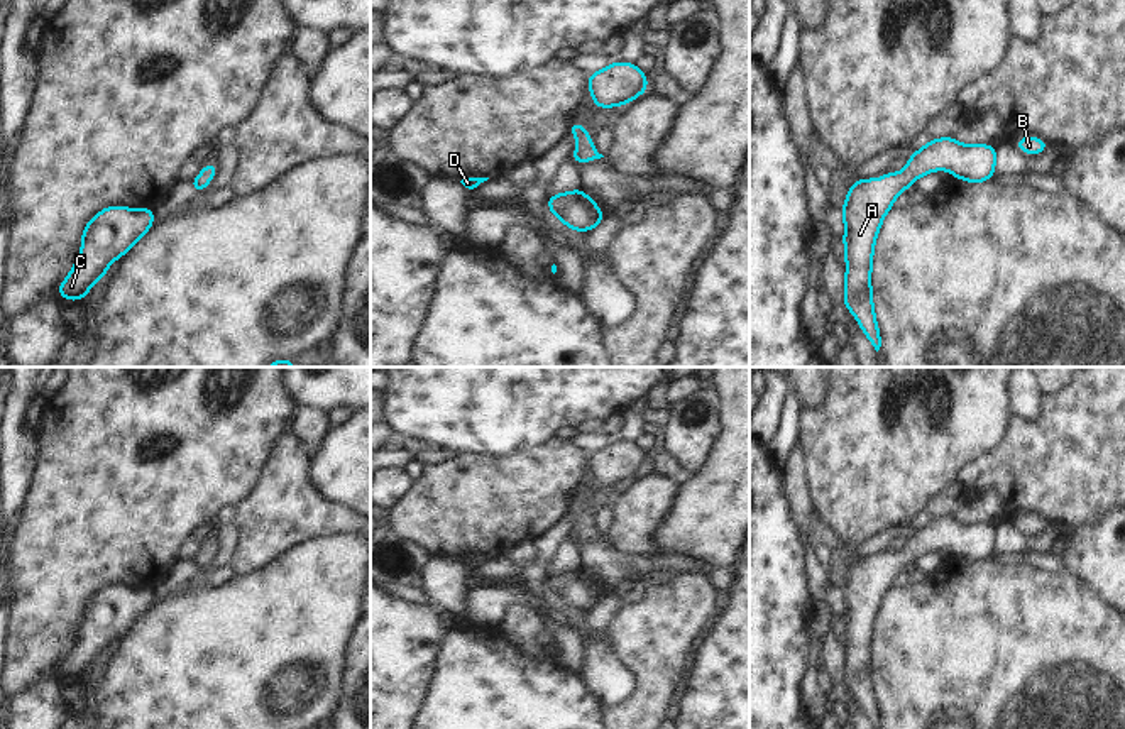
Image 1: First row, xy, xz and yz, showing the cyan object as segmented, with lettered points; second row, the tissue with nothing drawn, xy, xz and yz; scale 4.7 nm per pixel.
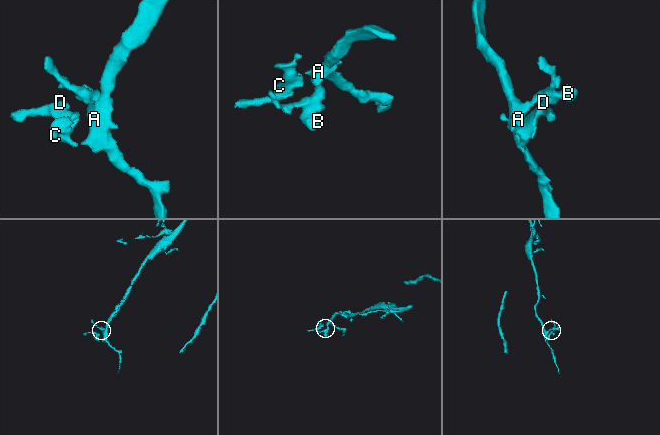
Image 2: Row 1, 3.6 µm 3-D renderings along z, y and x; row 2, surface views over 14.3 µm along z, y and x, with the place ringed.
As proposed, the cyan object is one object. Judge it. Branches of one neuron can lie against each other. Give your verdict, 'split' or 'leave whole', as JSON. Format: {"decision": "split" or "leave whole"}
{"decision": "leave whole"}

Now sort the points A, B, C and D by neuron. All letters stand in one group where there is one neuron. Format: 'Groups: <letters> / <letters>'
Groups: A B C D

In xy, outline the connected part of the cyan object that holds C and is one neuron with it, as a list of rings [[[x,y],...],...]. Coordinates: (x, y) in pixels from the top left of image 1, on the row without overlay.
[[[107,585],[85,606],[81,636],[59,663],[59,677],[80,680],[105,655],[108,644],[127,633],[154,600],[152,587]]]

